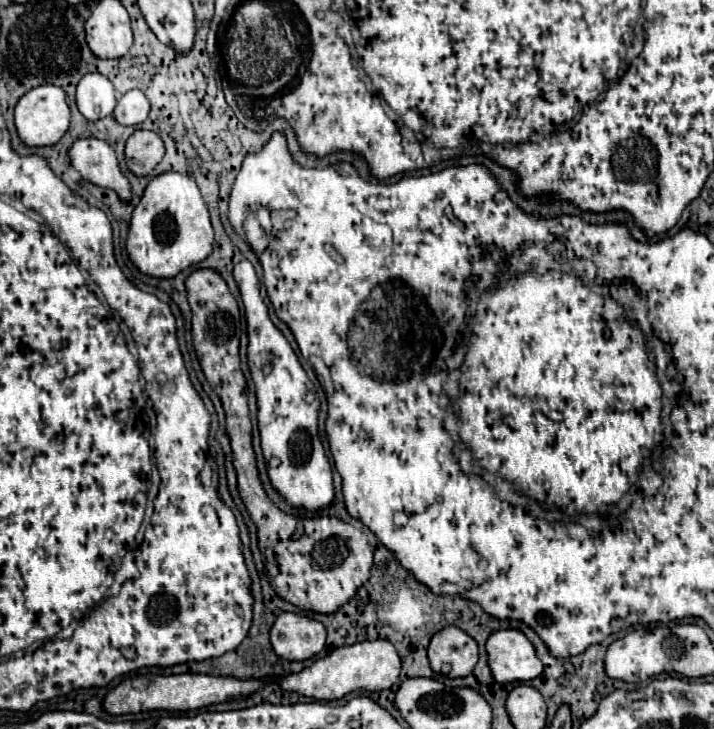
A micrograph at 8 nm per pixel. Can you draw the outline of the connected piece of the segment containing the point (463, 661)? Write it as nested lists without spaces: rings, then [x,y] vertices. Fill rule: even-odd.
[[[445,626],[429,644],[429,662],[435,672],[443,672],[449,678],[469,676],[479,660],[477,642],[457,626]]]

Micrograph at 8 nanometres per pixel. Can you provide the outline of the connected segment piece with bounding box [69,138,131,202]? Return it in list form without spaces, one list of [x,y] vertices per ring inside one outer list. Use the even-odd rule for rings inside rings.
[[[79,138],[69,148],[69,156],[73,168],[85,180],[115,190],[121,202],[131,202],[131,184],[121,172],[117,154],[109,142],[99,138]]]

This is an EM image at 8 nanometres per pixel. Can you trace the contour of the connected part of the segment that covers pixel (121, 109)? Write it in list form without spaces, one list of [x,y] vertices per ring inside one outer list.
[[[129,90],[117,100],[115,108],[115,120],[123,126],[139,126],[149,116],[149,98],[141,90]]]

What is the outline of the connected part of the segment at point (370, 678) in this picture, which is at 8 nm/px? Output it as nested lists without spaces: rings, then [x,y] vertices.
[[[365,640],[365,642],[357,642],[355,646],[335,648],[331,654],[315,660],[311,666],[303,668],[301,672],[275,678],[273,682],[279,684],[281,690],[285,692],[297,692],[301,696],[315,698],[315,700],[339,700],[345,694],[359,688],[371,690],[371,692],[391,688],[397,682],[399,672],[401,672],[401,658],[395,646],[391,646],[391,642]]]

